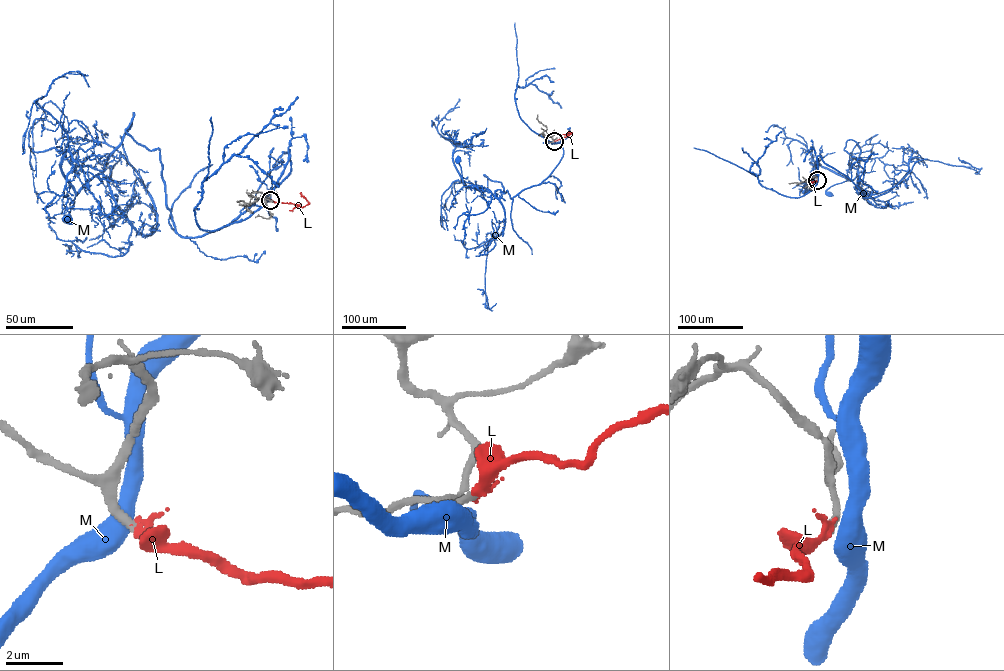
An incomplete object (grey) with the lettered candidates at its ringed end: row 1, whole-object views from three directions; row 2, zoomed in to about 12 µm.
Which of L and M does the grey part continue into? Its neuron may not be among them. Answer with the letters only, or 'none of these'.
L

